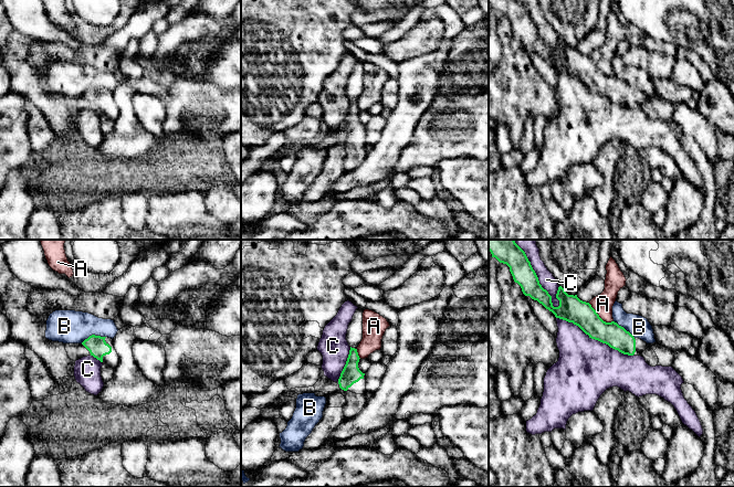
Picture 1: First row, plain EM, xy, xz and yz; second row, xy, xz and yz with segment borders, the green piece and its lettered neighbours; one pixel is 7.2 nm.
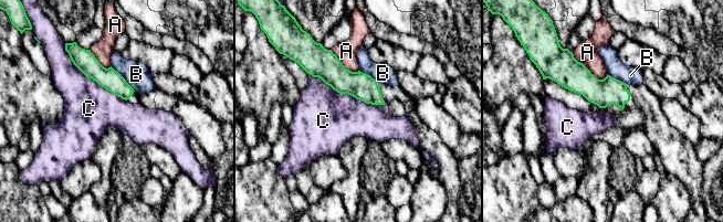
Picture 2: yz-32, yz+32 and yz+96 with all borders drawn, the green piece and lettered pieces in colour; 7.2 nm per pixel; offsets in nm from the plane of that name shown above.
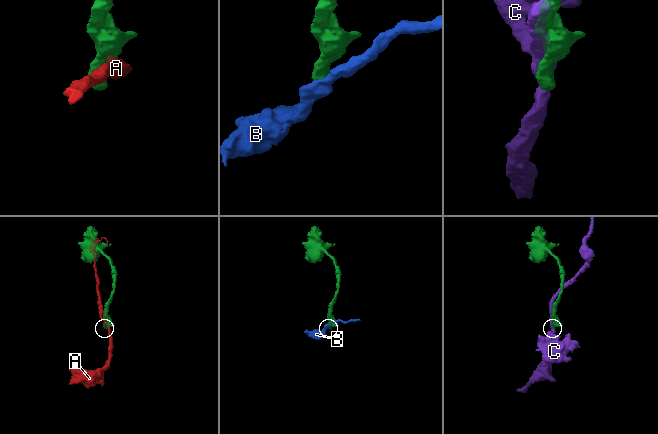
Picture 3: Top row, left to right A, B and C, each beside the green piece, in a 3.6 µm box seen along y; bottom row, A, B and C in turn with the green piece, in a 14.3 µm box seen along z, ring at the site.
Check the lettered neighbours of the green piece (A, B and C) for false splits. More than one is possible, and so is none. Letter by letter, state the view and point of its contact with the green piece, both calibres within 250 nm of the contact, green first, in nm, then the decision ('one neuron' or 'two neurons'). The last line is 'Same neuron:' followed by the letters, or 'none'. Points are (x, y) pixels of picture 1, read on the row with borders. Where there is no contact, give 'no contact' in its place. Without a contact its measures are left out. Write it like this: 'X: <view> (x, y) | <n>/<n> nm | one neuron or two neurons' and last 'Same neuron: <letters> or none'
A: yz (598, 316) | 190/150 nm | two neurons
B: xy (93, 335) | 140/240 nm | two neurons
C: yz (536, 275) | 170/120 nm | two neurons
Same neuron: none

